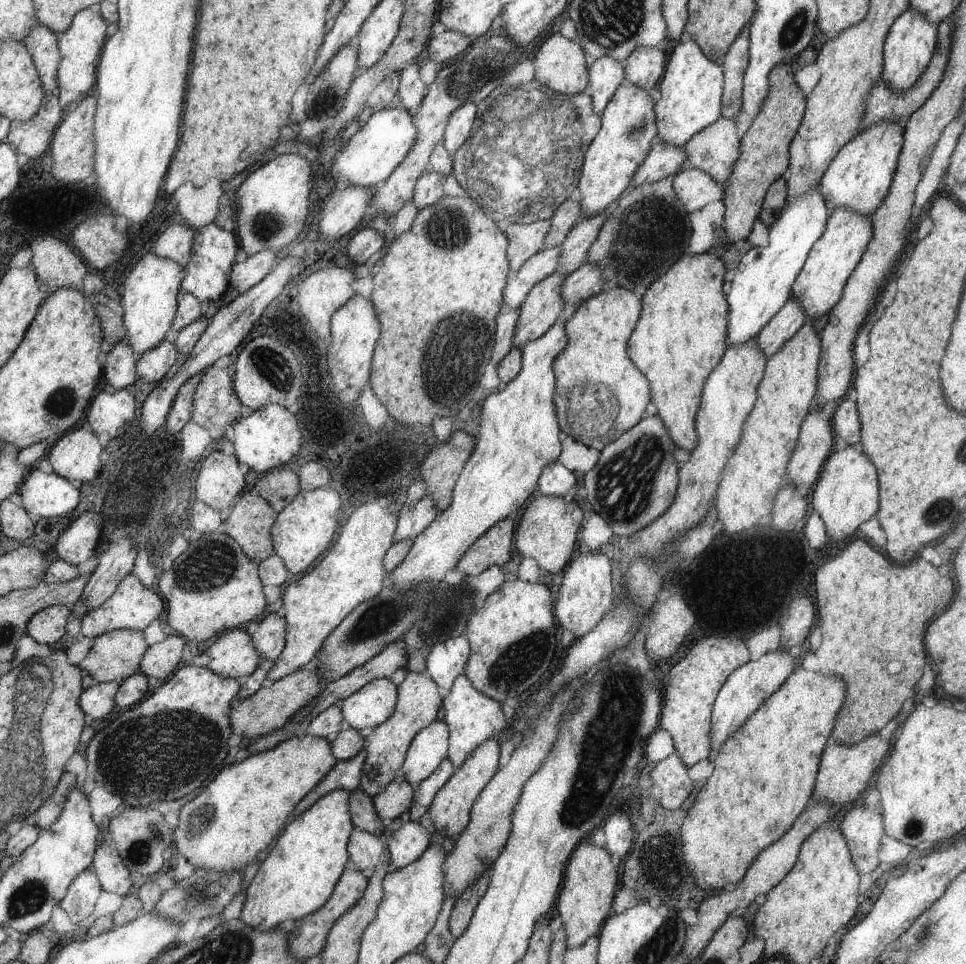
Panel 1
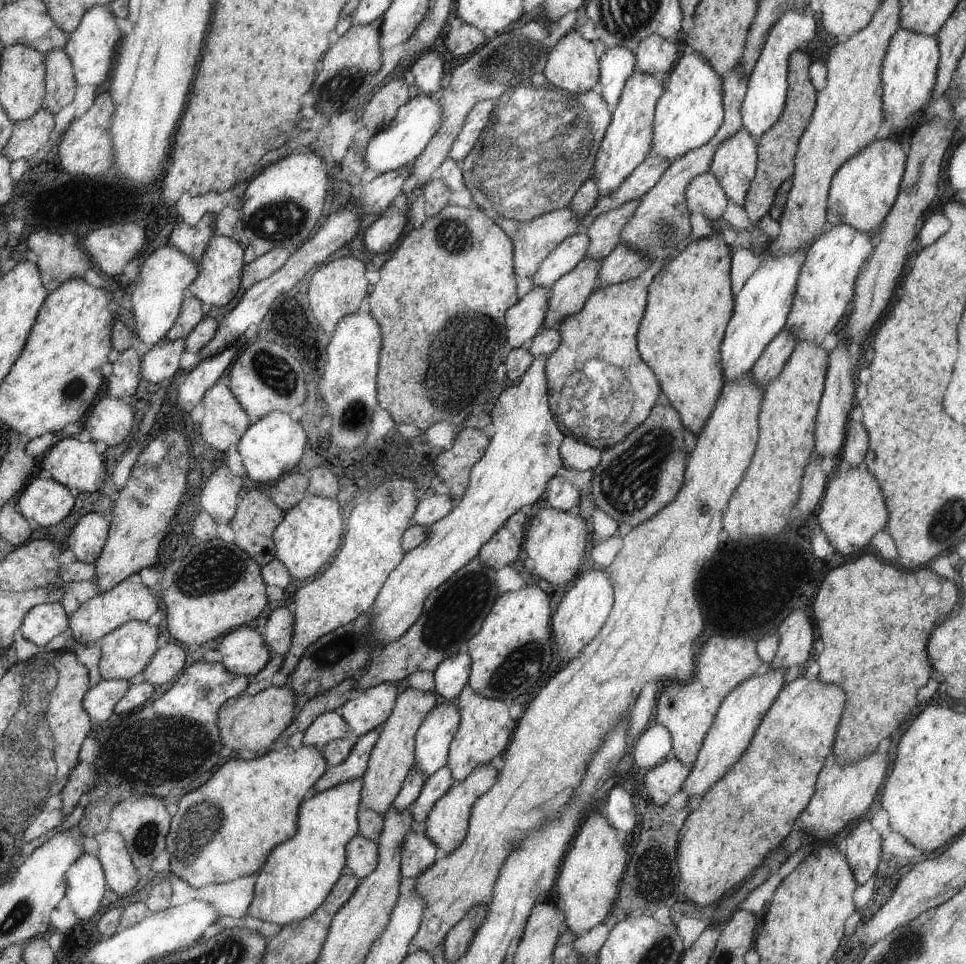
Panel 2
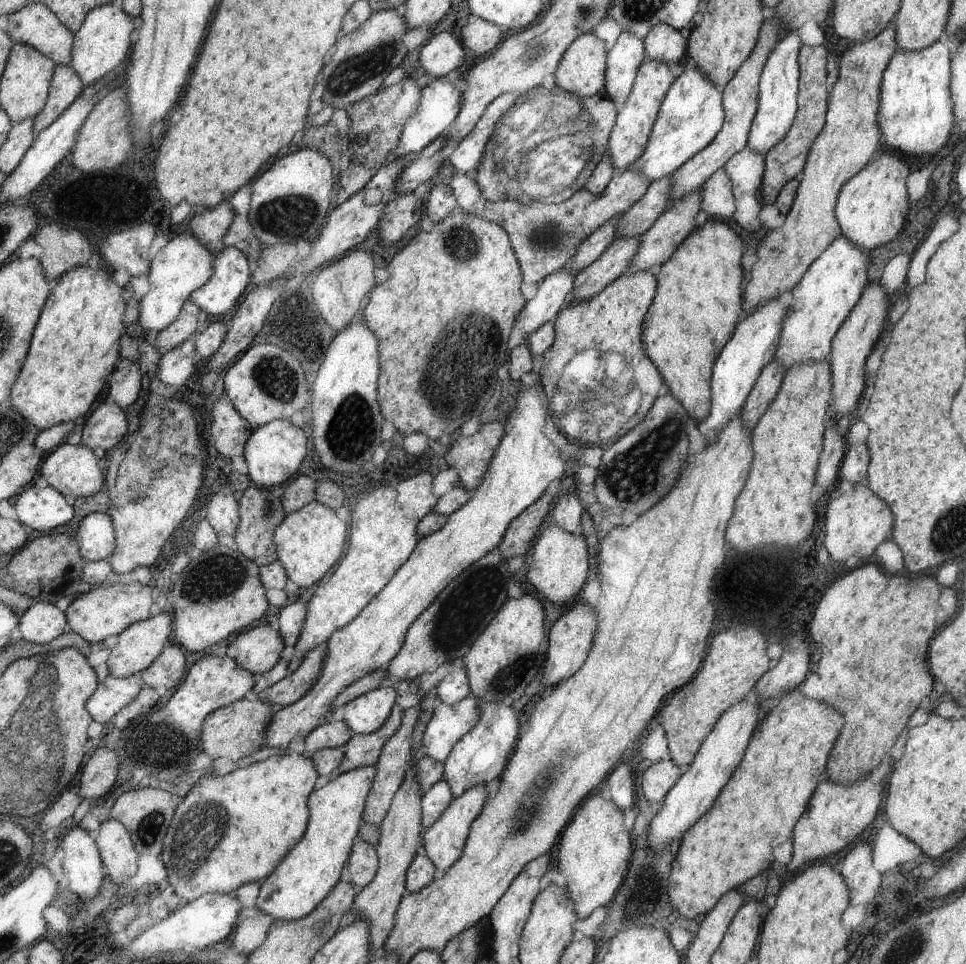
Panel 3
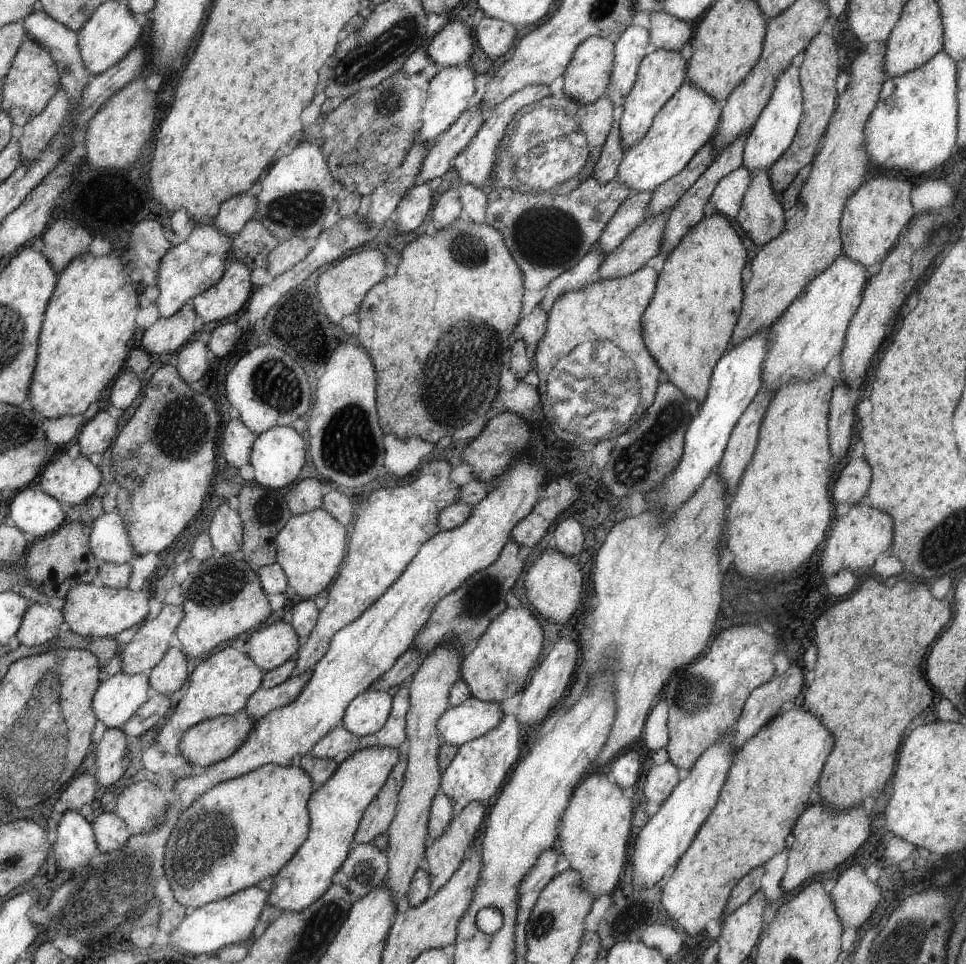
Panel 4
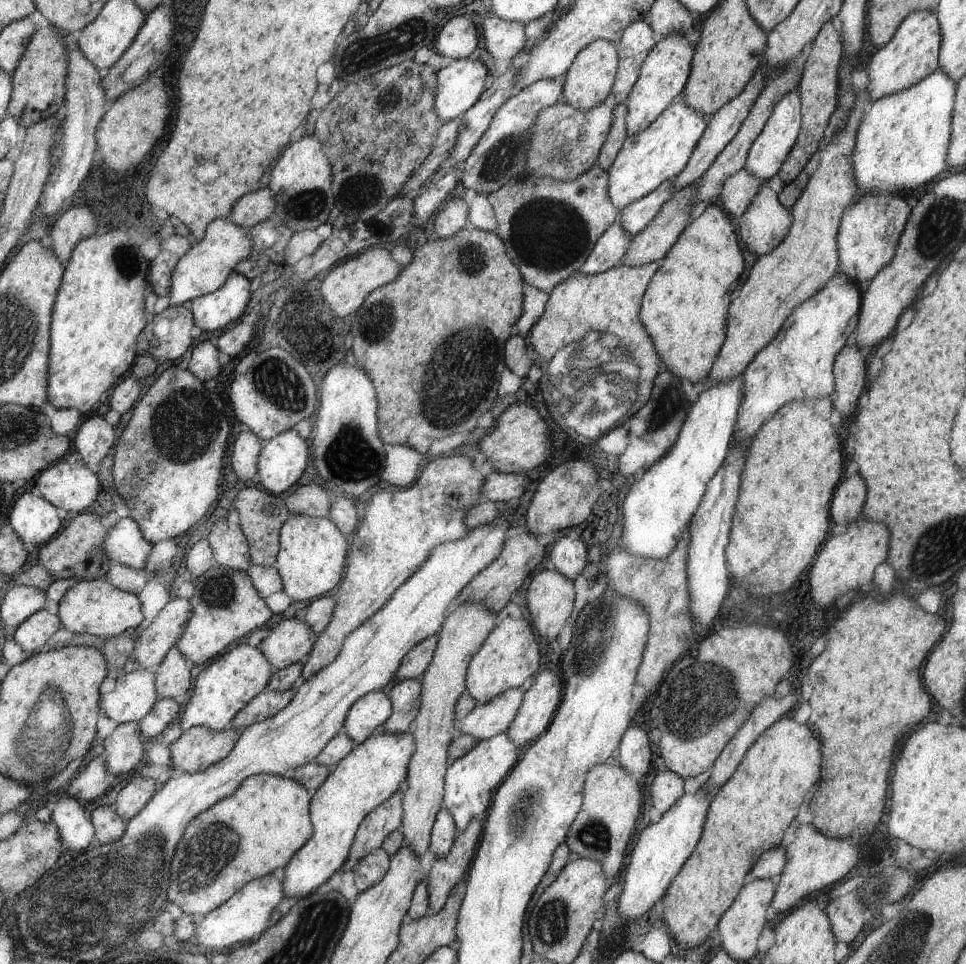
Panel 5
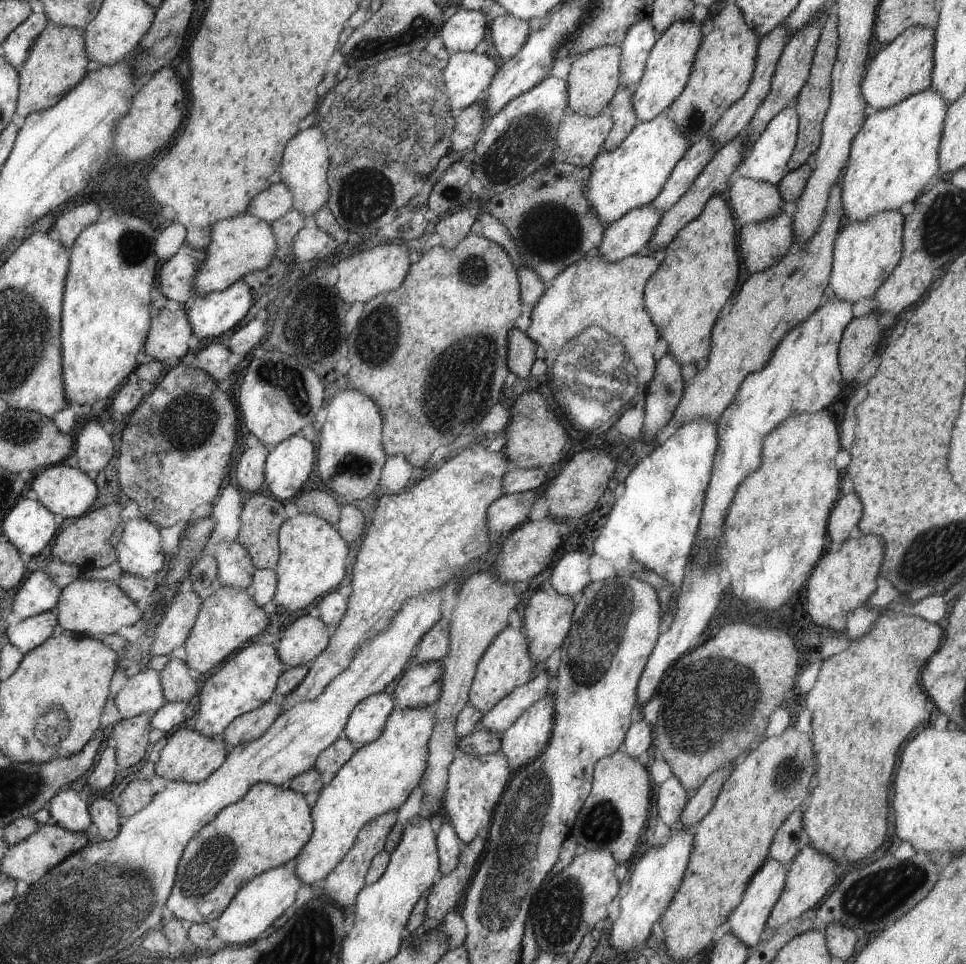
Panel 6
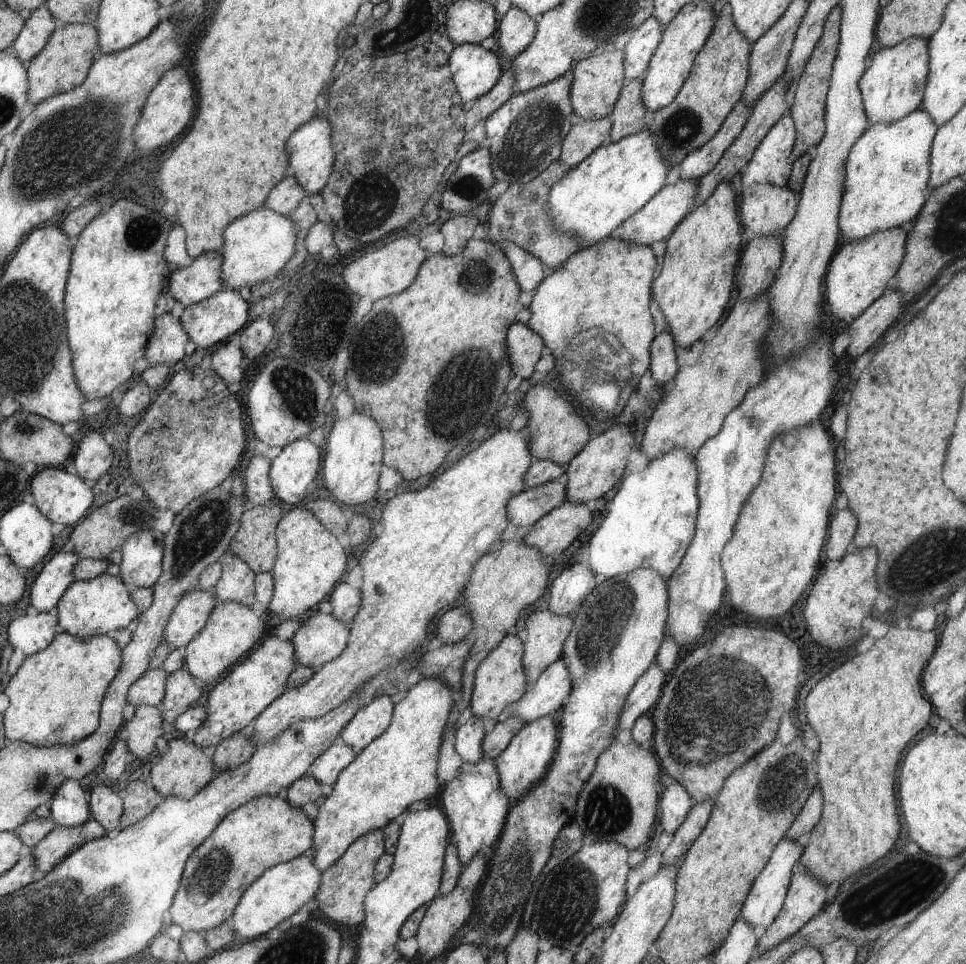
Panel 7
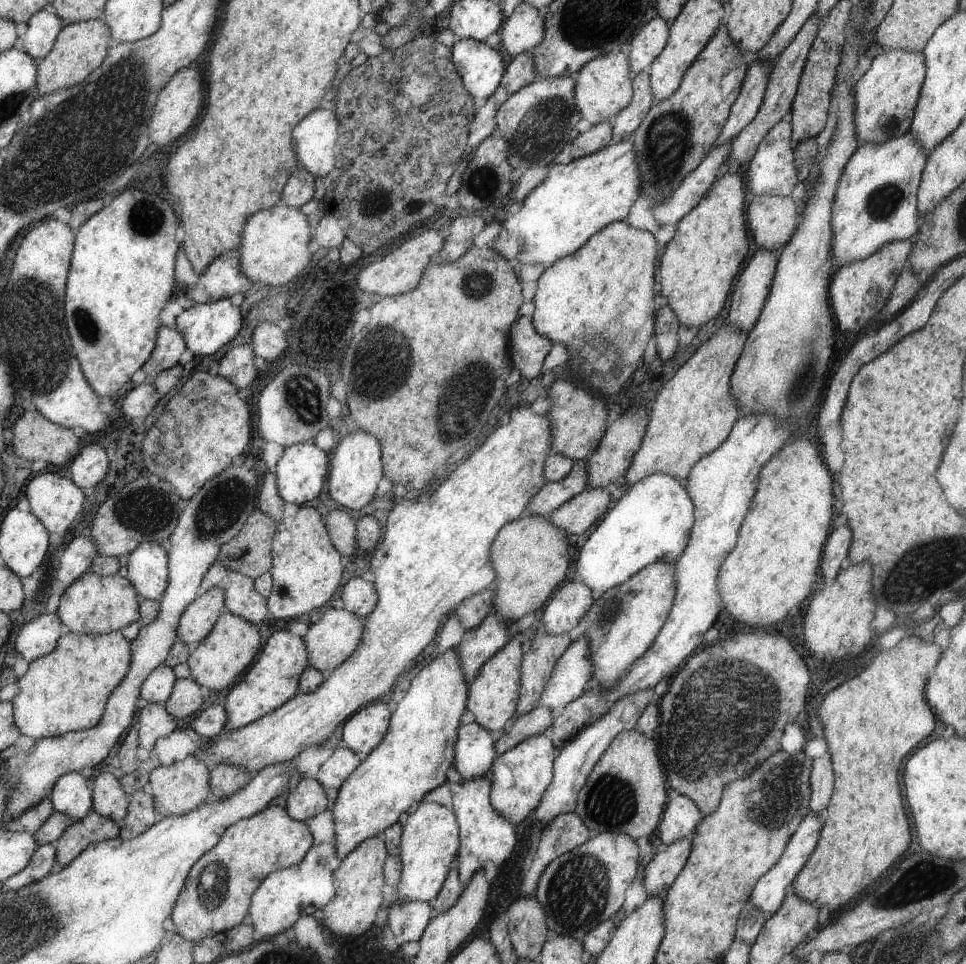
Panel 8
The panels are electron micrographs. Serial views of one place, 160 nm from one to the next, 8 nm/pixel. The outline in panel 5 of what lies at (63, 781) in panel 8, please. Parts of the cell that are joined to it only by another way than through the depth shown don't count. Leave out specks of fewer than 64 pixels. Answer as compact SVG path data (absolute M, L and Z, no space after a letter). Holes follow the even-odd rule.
M62 794L51 812L51 822L58 825L67 850L84 852L94 840L94 826L86 818L77 798Z

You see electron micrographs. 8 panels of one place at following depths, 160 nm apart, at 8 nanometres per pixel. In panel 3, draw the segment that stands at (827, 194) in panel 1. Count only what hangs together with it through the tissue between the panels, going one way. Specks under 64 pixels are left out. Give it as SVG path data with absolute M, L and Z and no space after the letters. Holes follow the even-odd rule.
M896 152L878 154L846 184L842 184L834 212L842 235L847 240L870 252L894 240L902 232L909 212L906 180L912 170L911 165Z

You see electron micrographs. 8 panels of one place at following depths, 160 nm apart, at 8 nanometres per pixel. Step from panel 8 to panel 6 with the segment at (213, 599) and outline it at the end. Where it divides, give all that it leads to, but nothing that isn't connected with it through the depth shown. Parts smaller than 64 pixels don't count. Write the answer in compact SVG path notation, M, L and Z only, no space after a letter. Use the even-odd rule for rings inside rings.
M180 591L173 596L156 625L150 649L153 656L171 654L174 648L184 644L192 634L202 603L204 601L196 591Z

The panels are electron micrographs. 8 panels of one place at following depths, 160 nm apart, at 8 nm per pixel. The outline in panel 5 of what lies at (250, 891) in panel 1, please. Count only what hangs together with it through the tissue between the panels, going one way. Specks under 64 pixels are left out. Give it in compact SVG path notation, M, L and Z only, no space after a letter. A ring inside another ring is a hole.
M377 730L330 771L324 784L314 791L313 803L309 804L314 836L285 866L283 889L288 897L298 900L314 893L344 866L352 853L358 827L369 812L400 790L398 786L408 778L409 762L416 750L417 741L409 731Z

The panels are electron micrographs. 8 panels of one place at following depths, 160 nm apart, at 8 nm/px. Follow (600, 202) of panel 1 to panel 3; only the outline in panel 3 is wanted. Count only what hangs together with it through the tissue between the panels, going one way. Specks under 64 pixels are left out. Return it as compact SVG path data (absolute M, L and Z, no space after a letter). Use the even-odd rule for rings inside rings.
M647 60L642 64L628 102L617 112L616 126L609 136L608 154L594 168L593 175L585 185L586 190L598 196L606 189L615 173L628 171L638 159L641 159L655 124L660 104L674 80L676 76L672 74L667 64L654 62L654 60Z

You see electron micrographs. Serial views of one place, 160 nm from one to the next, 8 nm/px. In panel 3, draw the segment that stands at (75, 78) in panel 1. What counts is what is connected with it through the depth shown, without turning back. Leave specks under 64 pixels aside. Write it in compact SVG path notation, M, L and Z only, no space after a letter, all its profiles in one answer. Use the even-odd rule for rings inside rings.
M114 4L94 7L89 12L81 30L73 33L73 59L71 67L78 73L84 85L96 83L112 72L120 62L126 60L130 52L130 34L134 30L134 22L129 13Z

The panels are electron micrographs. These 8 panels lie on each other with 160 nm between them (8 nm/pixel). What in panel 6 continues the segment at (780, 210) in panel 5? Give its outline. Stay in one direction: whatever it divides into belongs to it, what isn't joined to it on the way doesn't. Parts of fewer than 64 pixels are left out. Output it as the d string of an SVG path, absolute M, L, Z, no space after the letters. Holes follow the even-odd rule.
M785 211L767 221L744 225L740 230L740 258L749 275L775 265L795 240L792 217Z

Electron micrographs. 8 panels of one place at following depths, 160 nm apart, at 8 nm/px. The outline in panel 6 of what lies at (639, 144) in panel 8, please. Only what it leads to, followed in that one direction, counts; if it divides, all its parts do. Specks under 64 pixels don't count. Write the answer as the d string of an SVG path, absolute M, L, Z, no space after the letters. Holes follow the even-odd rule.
M733 2L727 3L726 7L715 17L714 24L714 30L703 36L682 94L670 104L665 112L669 119L675 122L677 130L682 130L681 134L689 140L690 145L706 137L732 104L738 102L746 94L754 74L755 58L761 39L757 32L746 24L741 10Z

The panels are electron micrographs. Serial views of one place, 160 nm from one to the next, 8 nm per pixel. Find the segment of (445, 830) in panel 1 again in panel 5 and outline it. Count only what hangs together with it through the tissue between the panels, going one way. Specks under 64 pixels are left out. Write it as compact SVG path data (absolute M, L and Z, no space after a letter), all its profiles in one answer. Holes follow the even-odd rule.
M471 820L463 831L458 831L451 851L432 865L426 878L429 912L437 913L445 907L454 888L466 876L482 835L482 822Z

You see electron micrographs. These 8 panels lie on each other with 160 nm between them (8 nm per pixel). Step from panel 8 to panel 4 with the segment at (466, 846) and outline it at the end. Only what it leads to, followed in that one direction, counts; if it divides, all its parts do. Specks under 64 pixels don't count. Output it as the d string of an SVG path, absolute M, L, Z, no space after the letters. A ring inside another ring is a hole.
M505 714L505 718L492 731L488 731L479 739L461 744L455 759L443 770L441 774L440 792L453 800L454 816L460 814L470 803L478 801L488 802L498 788L502 786L506 774L514 766L520 756L520 734L518 734L517 718Z

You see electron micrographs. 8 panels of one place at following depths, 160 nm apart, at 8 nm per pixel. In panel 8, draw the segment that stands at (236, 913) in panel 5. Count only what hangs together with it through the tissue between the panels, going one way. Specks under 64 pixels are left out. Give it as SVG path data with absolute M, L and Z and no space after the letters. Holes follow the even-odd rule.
M335 842L314 844L304 859L297 865L268 875L254 891L249 906L247 924L254 927L256 942L266 940L292 928L303 916L314 914L324 908L337 893L333 872L341 865Z

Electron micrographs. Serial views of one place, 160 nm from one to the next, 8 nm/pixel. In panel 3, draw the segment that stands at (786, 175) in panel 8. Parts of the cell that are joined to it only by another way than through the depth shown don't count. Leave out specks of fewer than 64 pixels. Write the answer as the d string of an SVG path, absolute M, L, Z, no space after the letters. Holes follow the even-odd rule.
M788 29L787 31L788 34L782 36L782 40L778 40L778 44L770 50L770 56L766 58L766 66L762 68L762 74L760 74L756 116L752 120L746 147L752 148L754 152L760 152L761 156L765 156L770 148L774 148L784 138L784 134L790 130L798 111L800 85L798 54L803 45L798 38L796 29Z

